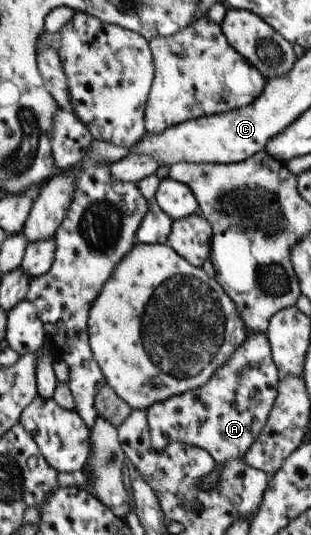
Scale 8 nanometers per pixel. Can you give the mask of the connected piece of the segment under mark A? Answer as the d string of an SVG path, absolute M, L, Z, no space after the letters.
M249 331L244 341L230 354L228 361L212 373L212 377L205 385L173 395L164 401L157 401L145 409L151 446L159 452L172 443L183 443L208 452L215 461L215 467L199 483L199 488L207 490L217 482L217 473L223 463L244 455L260 433L276 397L276 385L278 385L278 371L271 360L266 334Z

